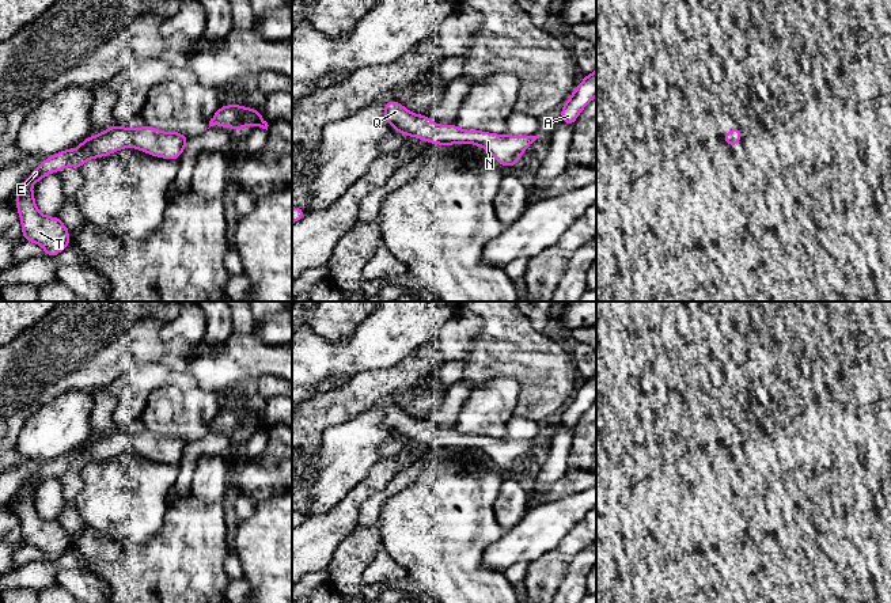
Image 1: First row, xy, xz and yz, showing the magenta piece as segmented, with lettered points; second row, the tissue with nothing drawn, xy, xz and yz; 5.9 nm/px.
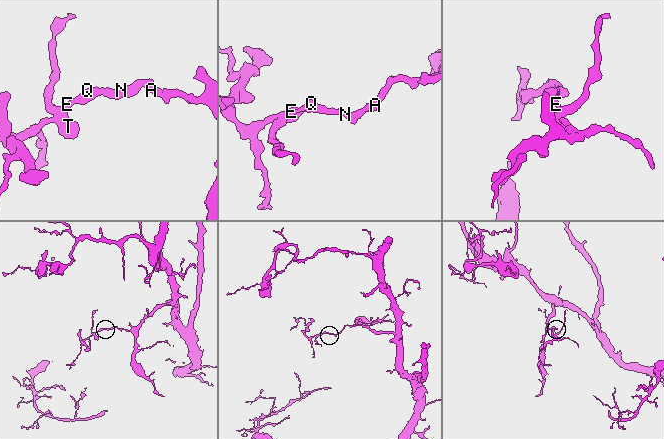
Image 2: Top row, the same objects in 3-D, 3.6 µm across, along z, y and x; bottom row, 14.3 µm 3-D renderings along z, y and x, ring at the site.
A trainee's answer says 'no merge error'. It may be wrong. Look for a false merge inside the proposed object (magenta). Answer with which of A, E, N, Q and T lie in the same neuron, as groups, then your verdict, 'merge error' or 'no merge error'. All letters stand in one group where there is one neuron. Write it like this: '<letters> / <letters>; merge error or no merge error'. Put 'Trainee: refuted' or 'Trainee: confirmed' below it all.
A E N Q T; no merge error
Trainee: confirmed

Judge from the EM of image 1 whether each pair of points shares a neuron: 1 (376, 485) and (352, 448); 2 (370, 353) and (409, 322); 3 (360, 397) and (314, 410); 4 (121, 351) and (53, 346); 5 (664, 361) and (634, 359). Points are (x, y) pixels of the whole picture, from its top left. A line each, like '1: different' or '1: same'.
1: different
2: same
3: same
4: same
5: different

